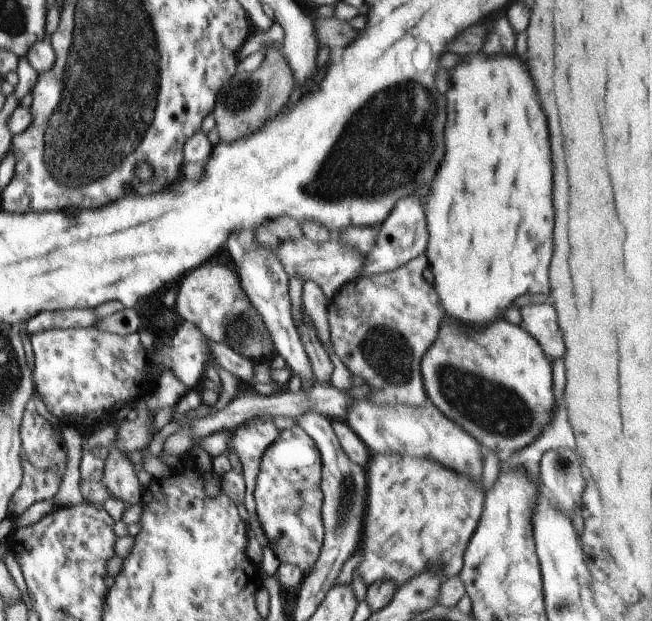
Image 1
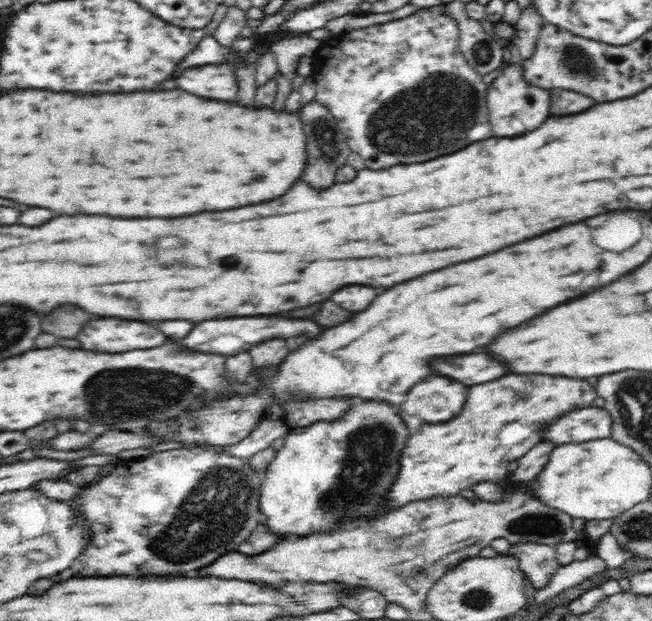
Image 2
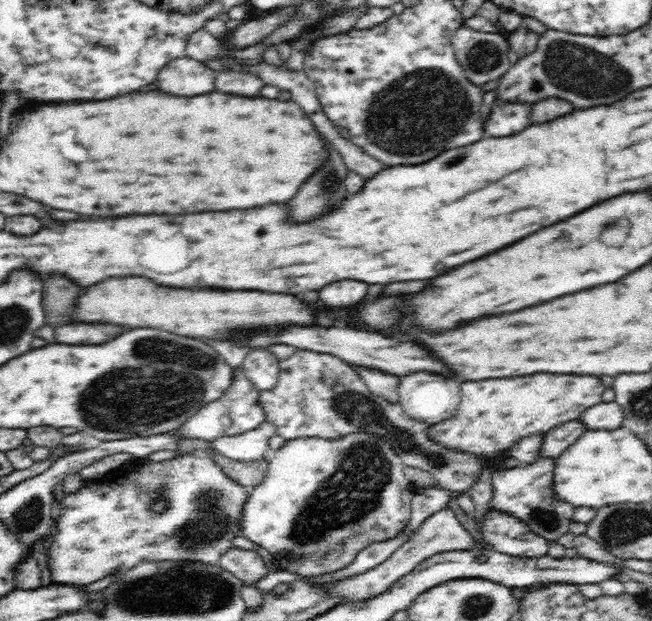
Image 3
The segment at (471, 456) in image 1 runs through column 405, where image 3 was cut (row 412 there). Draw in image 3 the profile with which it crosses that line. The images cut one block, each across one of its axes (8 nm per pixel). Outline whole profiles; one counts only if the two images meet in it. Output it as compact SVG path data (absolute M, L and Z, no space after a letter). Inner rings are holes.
M410 374L401 377L399 404L412 419L436 425L456 415L461 402L458 378L438 374Z

